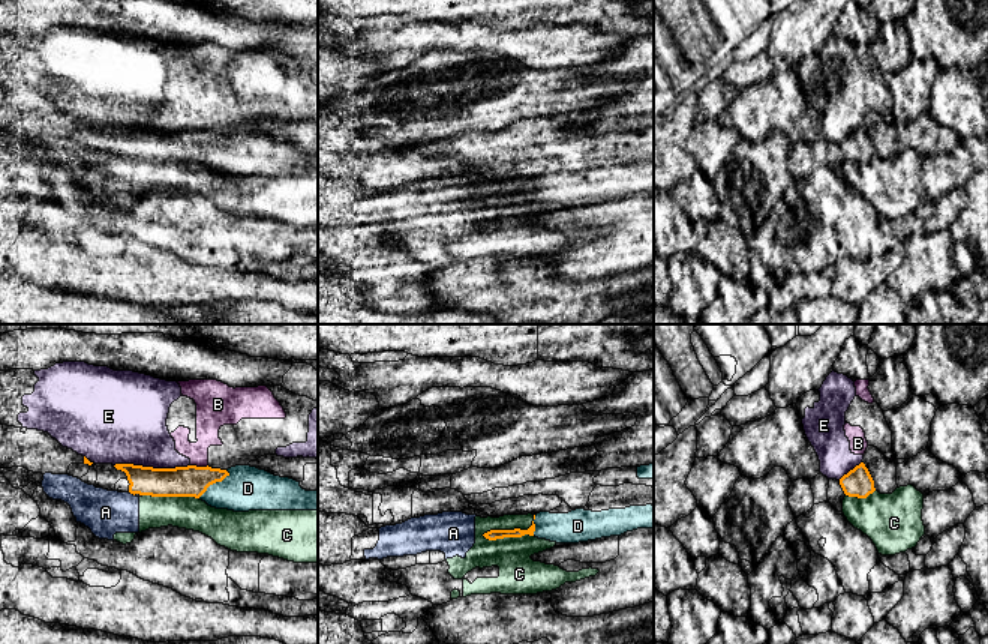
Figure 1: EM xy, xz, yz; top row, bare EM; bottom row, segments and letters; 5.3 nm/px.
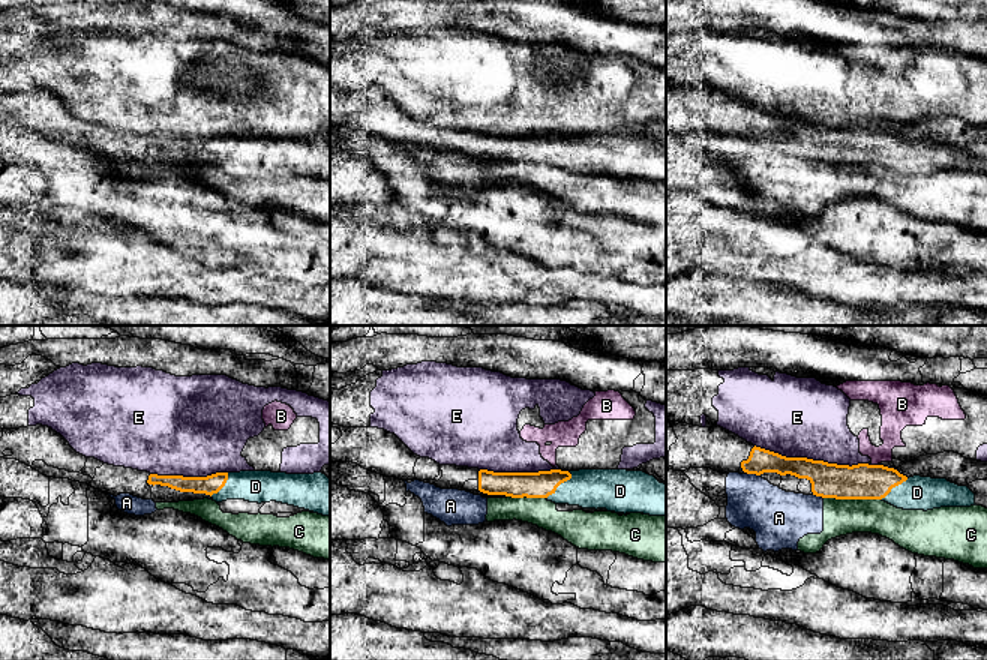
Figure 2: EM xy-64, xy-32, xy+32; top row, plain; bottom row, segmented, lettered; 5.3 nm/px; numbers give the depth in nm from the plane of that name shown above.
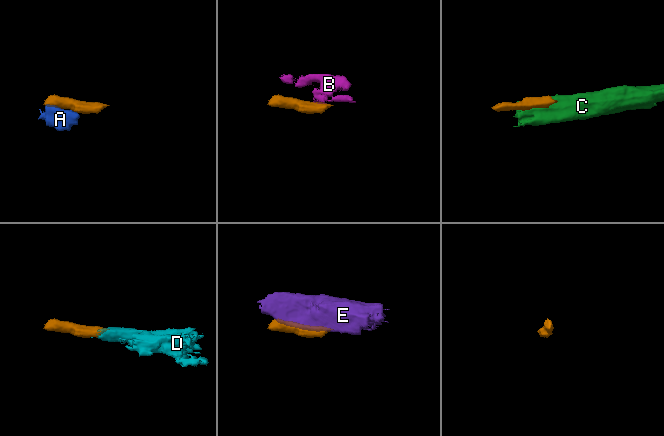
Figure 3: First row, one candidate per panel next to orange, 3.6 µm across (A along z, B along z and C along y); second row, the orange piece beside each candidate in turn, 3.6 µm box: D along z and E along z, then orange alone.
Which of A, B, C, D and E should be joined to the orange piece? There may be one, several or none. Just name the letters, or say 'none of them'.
D

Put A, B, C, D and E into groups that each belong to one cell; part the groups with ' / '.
A C / B E / D

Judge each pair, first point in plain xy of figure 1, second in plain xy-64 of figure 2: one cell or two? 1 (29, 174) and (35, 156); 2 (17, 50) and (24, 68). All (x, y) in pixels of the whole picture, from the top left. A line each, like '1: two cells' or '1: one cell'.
1: two cells
2: one cell

